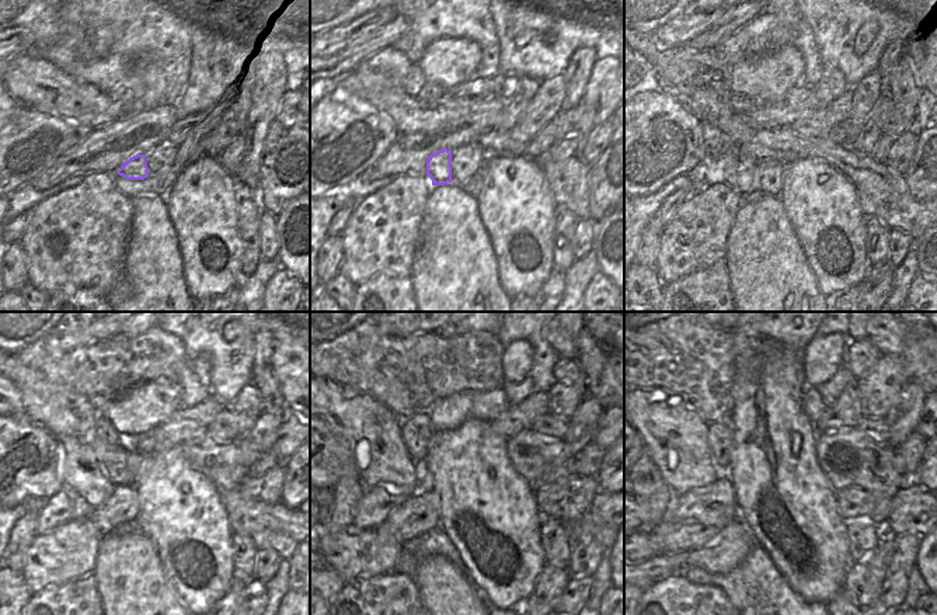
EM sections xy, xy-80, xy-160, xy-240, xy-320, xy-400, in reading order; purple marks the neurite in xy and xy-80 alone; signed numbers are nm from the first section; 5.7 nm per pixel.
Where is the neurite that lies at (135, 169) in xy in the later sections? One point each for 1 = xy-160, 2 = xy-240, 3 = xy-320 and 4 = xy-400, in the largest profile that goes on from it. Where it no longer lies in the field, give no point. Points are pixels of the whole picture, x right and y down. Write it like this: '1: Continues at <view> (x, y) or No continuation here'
1: Continues at xy-160 (741, 174)
2: Continues at xy-240 (83, 473)
3: Continues at xy-320 (372, 431)
4: Continues at xy-400 (678, 440)

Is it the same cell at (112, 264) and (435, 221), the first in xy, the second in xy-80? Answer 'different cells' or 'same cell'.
different cells

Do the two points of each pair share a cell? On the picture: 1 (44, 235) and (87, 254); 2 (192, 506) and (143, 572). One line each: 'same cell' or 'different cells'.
1: same cell
2: different cells

